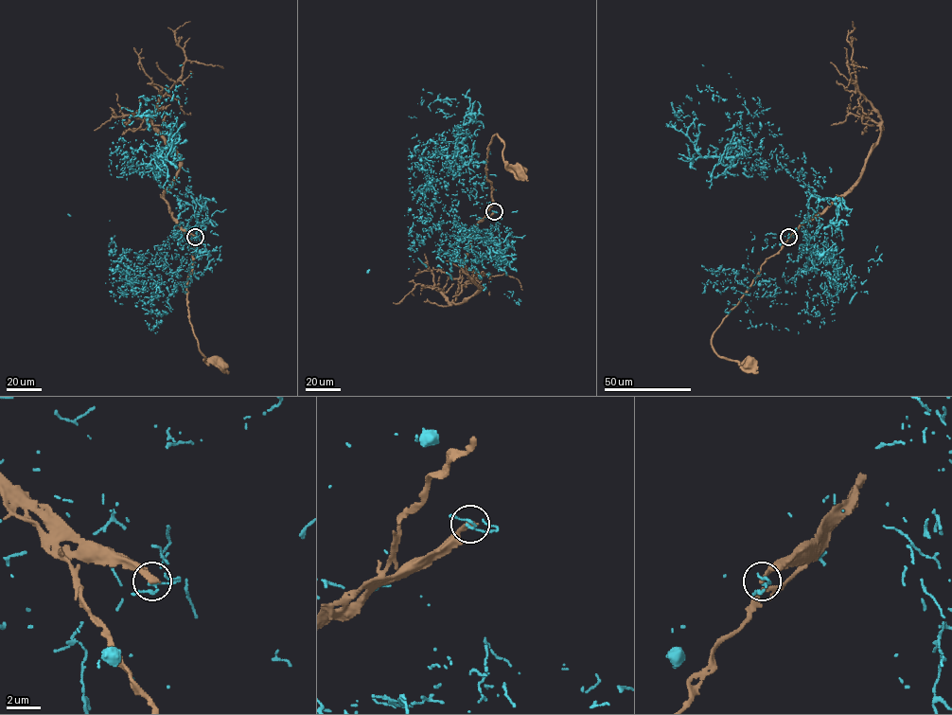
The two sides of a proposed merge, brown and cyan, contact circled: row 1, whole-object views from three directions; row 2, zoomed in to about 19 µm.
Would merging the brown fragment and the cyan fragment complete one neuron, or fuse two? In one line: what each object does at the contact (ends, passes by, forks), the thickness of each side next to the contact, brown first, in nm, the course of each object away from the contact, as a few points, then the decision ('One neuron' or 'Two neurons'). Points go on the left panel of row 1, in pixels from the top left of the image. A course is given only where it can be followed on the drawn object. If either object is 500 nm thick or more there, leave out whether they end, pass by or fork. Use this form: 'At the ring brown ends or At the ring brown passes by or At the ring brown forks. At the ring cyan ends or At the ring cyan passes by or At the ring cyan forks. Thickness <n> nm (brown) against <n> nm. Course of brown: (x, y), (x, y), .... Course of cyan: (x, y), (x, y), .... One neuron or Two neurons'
At the ring brown ends. At the ring cyan passes by. Thickness 320 nm (brown) against 110 nm. Course of brown: (195, 237), (187, 235), (187, 239), (195, 250), (187, 277), (188, 318), (203, 361), (222, 366). Course of cyan: (195, 237), (173, 239), (180, 201), (148, 174), (170, 129), (156, 116), (110, 128). Two neurons

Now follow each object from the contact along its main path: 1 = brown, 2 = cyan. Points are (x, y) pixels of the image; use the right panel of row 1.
1: (788, 237), (793, 235), (762, 264), (756, 277), (711, 340), (712, 348), (717, 355), (749, 366)
2: (788, 237), (816, 235), (798, 178), (777, 155), (702, 156), (671, 123), (694, 128)

